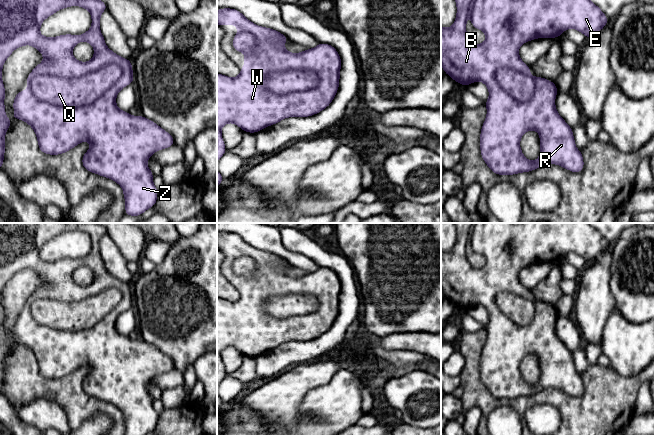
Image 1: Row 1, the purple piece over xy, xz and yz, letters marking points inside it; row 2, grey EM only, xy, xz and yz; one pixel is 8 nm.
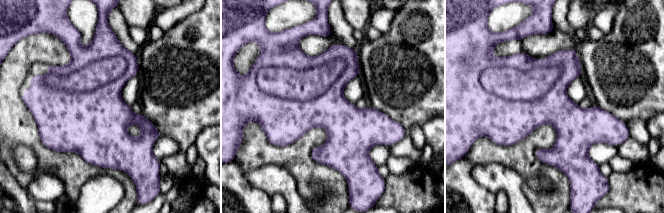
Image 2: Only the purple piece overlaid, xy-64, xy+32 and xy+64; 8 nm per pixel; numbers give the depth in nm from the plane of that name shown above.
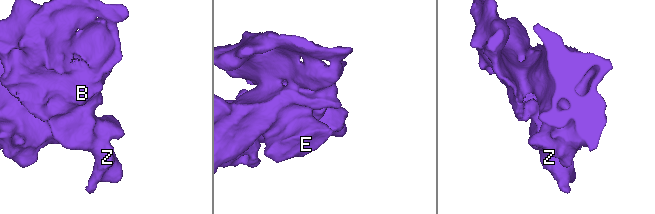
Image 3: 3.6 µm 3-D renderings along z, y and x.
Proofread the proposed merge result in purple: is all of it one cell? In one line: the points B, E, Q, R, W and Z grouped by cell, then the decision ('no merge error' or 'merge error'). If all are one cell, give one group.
groups B E R W Z / Q; merge error

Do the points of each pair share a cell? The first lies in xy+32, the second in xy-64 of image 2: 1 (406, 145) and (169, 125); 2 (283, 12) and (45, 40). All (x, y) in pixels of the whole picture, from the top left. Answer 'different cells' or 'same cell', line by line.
1: different cells
2: different cells

